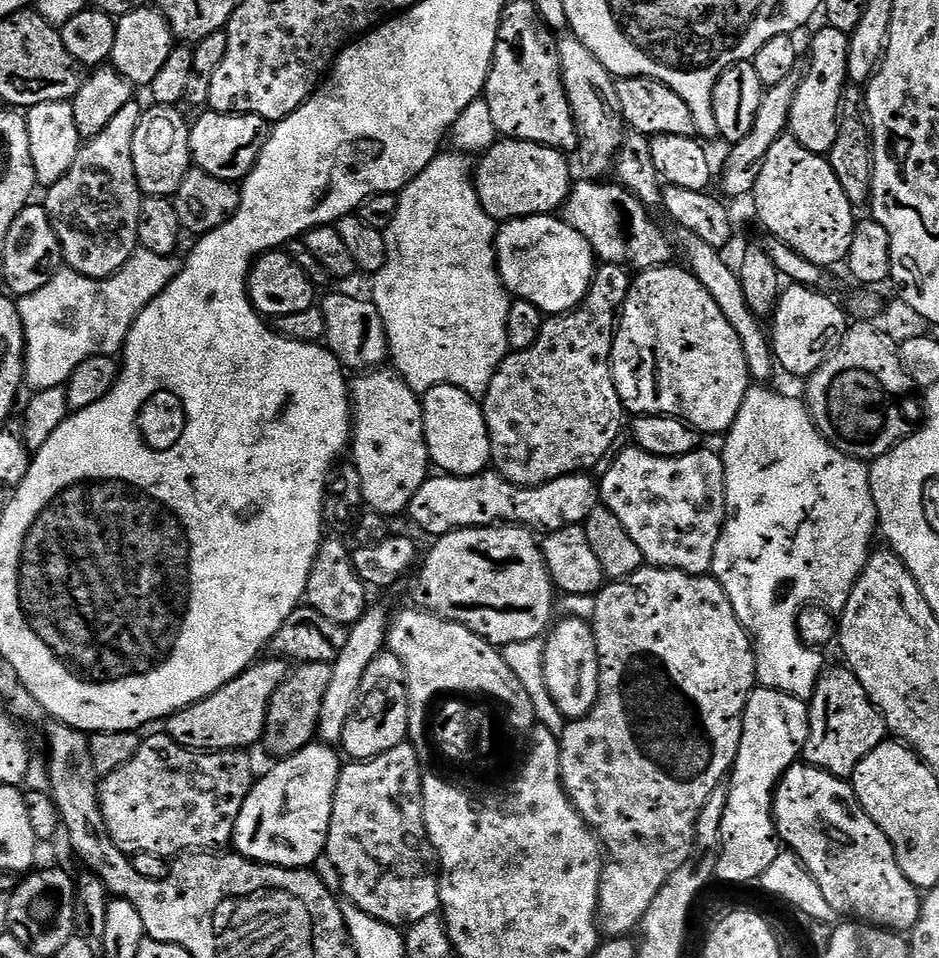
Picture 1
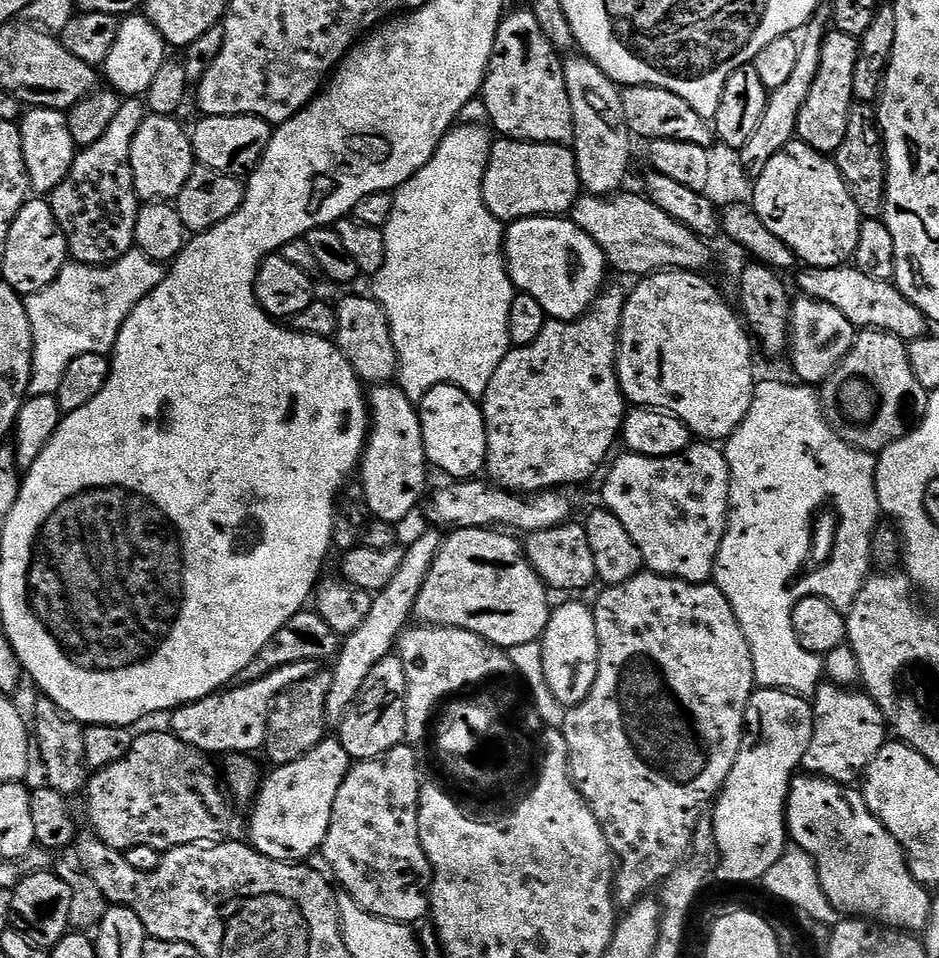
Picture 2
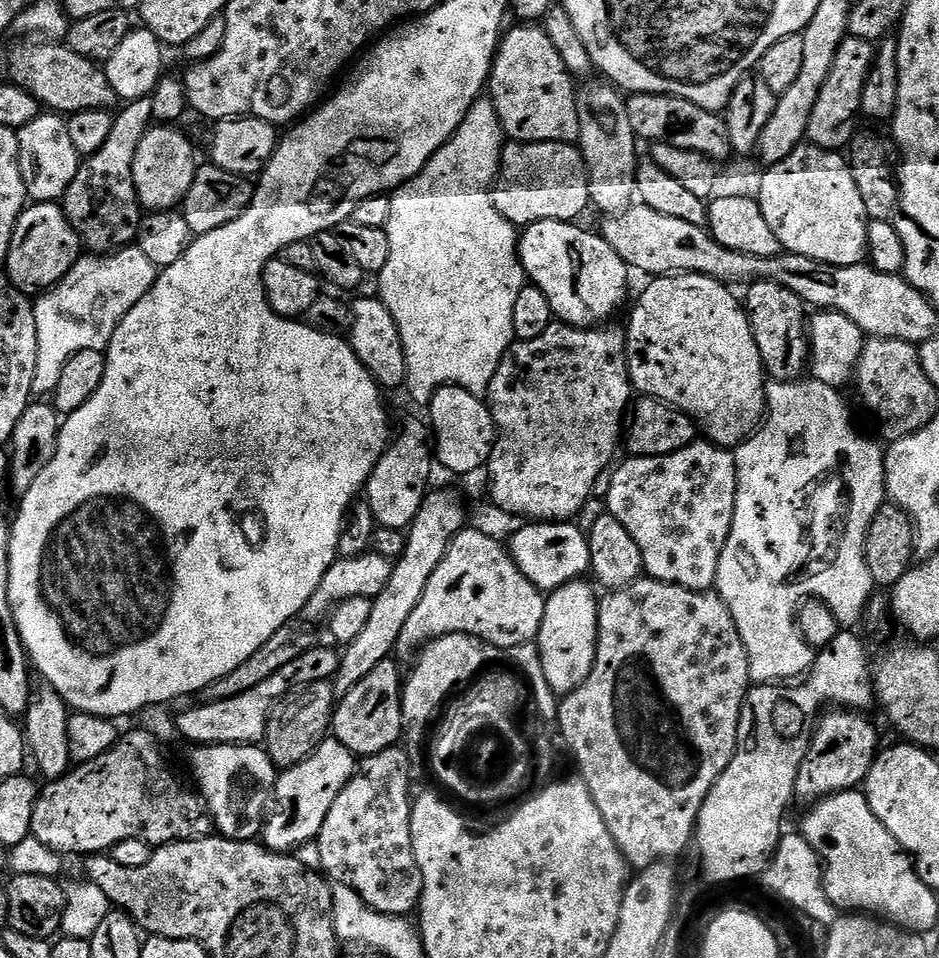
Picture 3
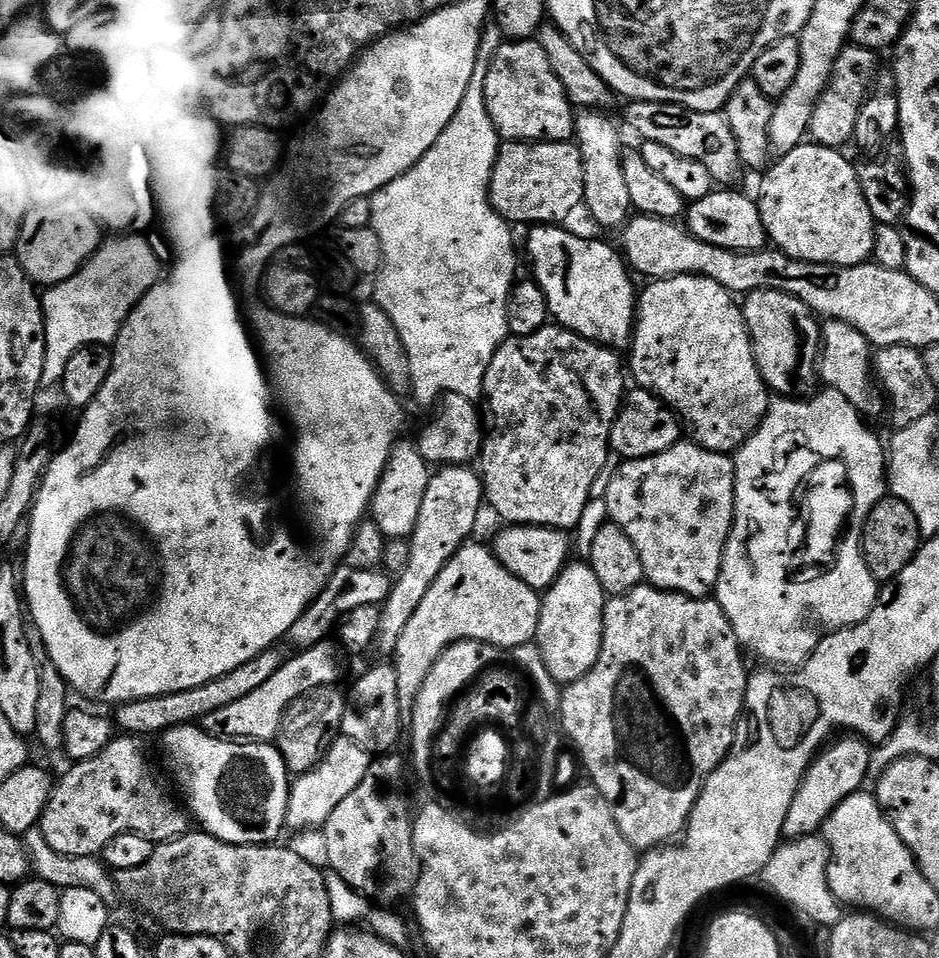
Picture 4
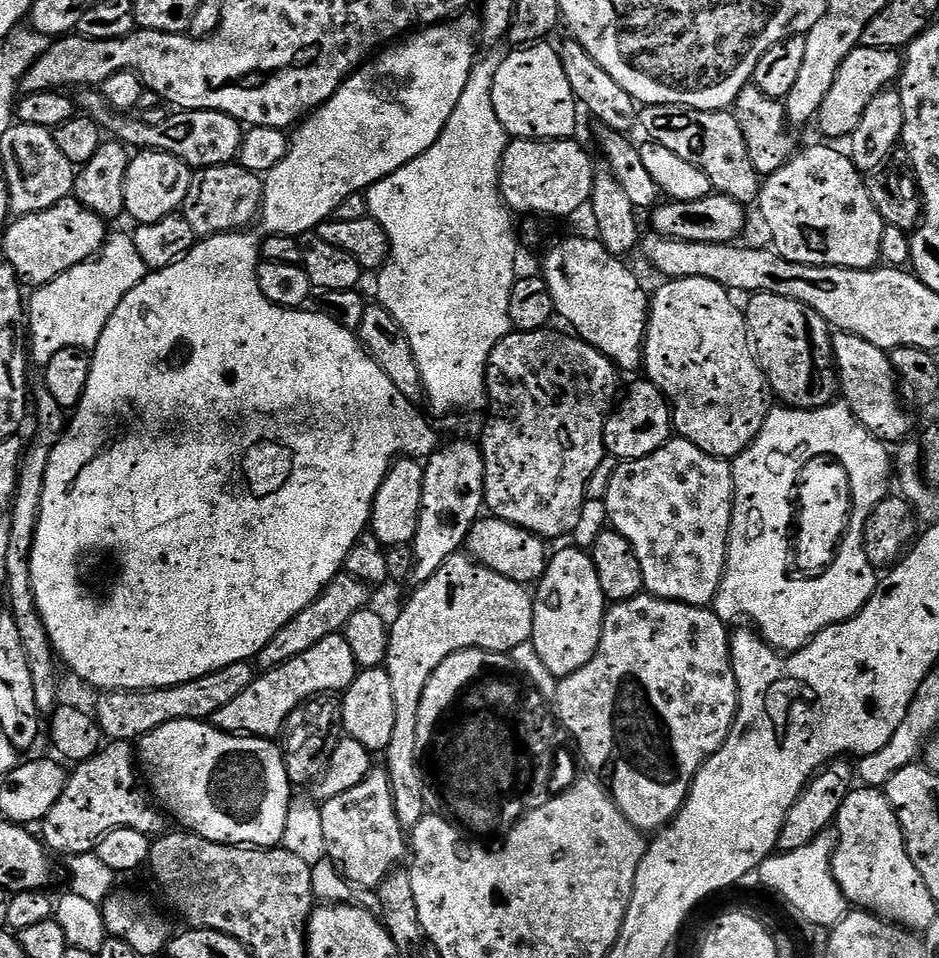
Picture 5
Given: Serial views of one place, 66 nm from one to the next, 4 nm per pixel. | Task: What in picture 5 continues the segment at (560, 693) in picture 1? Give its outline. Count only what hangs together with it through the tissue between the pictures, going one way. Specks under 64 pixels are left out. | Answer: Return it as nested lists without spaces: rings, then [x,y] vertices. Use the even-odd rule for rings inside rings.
[[[564,548],[561,552],[551,553],[548,568],[544,576],[534,588],[534,599],[532,602],[534,610],[534,622],[532,623],[531,643],[542,658],[542,663],[546,665],[546,670],[554,674],[557,678],[574,674],[574,670],[582,670],[590,658],[598,650],[600,635],[604,629],[604,613],[606,611],[606,601],[602,594],[602,585],[598,583],[598,570],[594,570],[594,562],[587,551],[580,548]]]

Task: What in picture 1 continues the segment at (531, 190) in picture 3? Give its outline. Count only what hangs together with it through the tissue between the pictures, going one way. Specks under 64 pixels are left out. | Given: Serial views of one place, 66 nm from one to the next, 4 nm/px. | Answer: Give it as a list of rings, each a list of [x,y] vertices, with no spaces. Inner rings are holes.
[[[500,138],[479,157],[479,160],[474,168],[476,193],[486,214],[490,214],[497,222],[520,220],[523,216],[547,216],[559,213],[572,192],[574,177],[572,177],[572,168],[568,165],[569,157],[557,148],[525,140]]]

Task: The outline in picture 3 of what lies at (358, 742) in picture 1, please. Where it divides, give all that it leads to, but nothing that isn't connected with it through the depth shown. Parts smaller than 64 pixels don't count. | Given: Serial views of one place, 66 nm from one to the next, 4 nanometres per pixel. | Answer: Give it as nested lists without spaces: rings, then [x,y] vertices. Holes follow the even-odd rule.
[[[395,659],[383,660],[358,686],[339,697],[332,713],[331,735],[346,750],[356,757],[373,756],[382,750],[399,745],[404,734],[404,715],[402,714],[402,672],[396,669]]]

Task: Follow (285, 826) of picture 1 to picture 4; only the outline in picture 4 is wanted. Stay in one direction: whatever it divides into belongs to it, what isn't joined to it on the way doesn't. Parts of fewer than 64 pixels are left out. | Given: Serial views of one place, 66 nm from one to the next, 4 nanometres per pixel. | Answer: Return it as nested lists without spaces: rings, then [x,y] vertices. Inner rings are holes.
[[[342,734],[337,735],[336,741],[330,746],[320,765],[291,781],[288,789],[287,827],[292,828],[293,833],[305,829],[319,829],[328,821],[330,814],[334,814],[338,802],[342,802],[346,794],[353,792],[358,787],[358,782],[362,782],[362,778],[366,778],[372,761],[373,757],[365,748],[358,746],[358,742]]]

